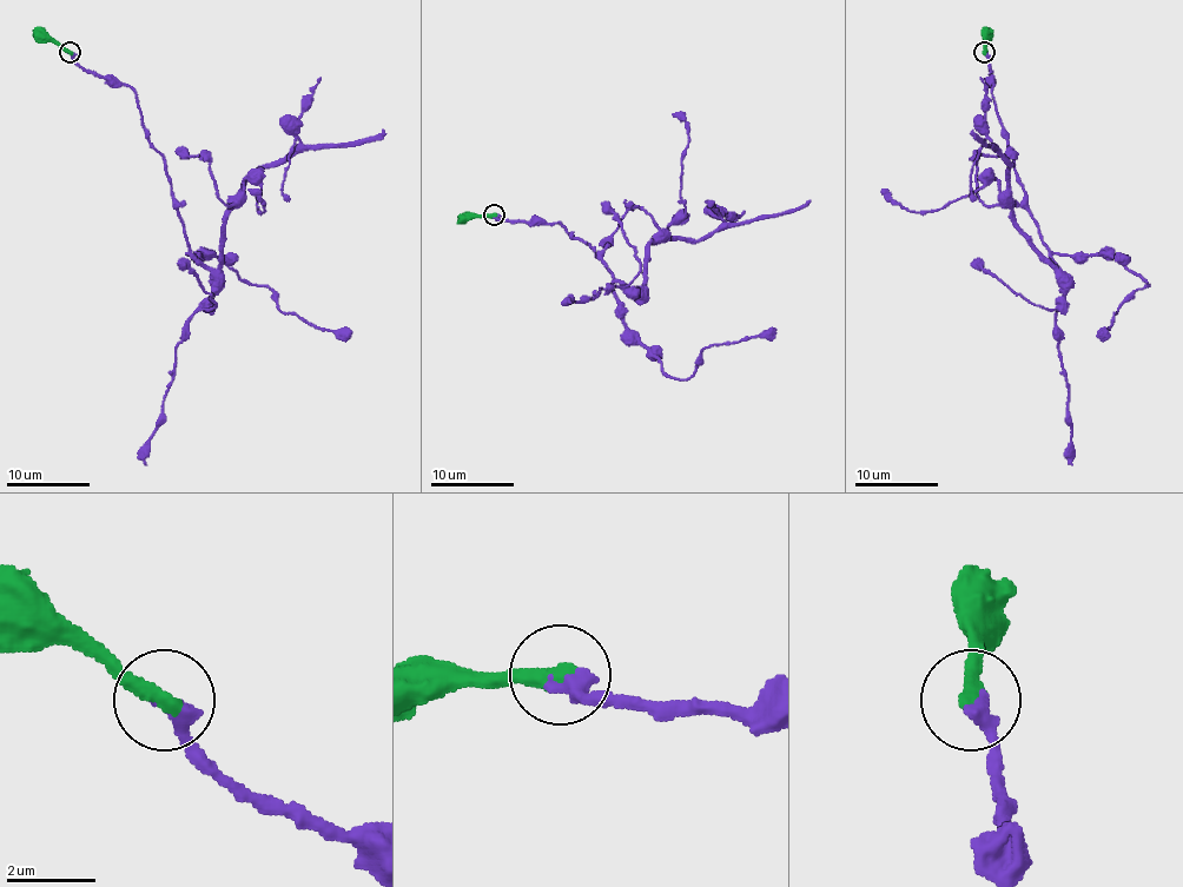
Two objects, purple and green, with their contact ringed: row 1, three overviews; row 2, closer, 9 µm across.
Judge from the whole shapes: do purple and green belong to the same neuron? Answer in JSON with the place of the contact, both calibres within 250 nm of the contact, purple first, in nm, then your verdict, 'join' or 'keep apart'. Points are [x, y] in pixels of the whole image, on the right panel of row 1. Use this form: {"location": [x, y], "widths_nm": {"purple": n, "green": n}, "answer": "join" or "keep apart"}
{"location": [984, 52], "widths_nm": {"purple": 440, "green": 440}, "answer": "join"}

